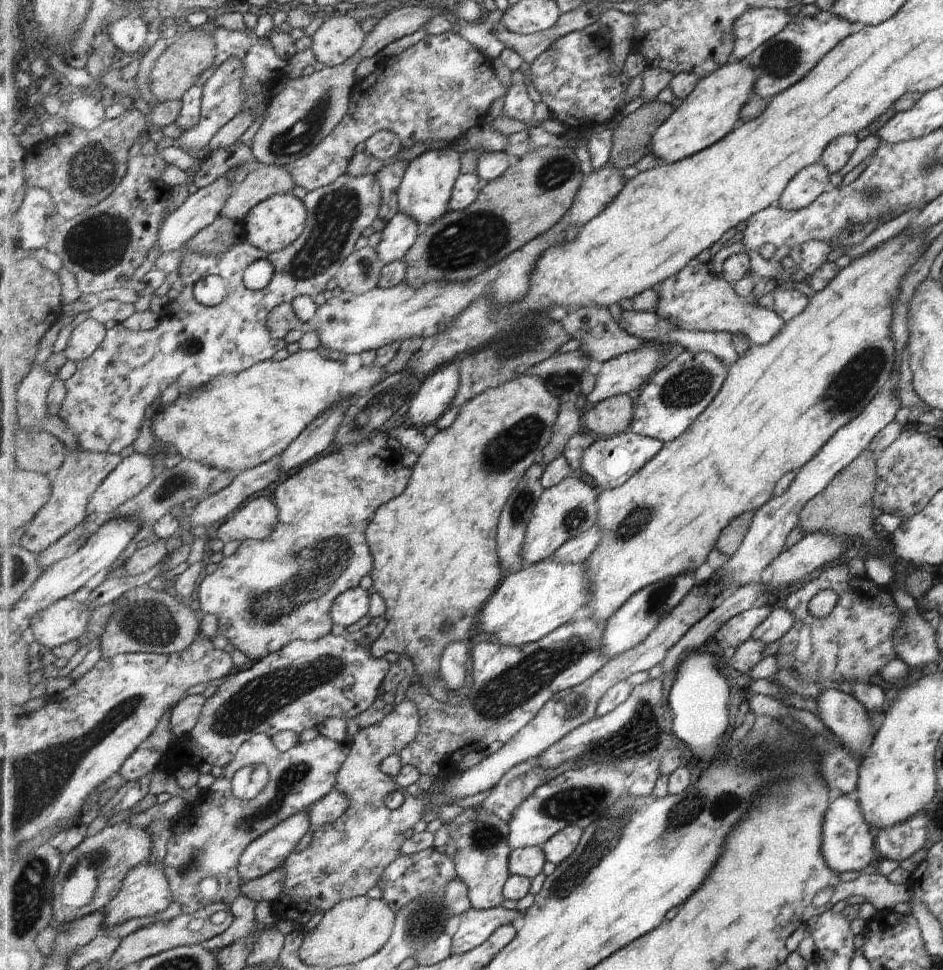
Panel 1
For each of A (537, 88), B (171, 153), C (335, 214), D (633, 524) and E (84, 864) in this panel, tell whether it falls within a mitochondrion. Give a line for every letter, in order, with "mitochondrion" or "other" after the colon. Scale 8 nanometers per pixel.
A: other
B: other
C: mitochondrion
D: mitochondrion
E: mitochondrion

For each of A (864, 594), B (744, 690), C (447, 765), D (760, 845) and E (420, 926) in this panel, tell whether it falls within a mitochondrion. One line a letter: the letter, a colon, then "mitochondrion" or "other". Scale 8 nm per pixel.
A: other
B: other
C: other
D: other
E: mitochondrion

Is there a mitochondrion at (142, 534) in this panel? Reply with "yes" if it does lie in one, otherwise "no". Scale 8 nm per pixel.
no

